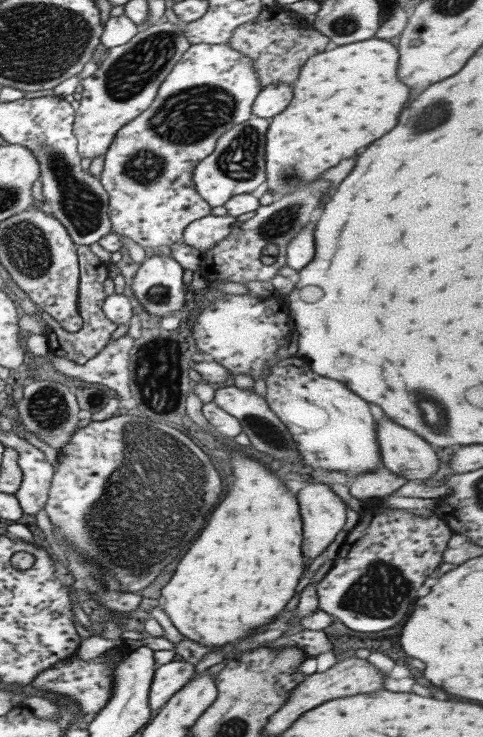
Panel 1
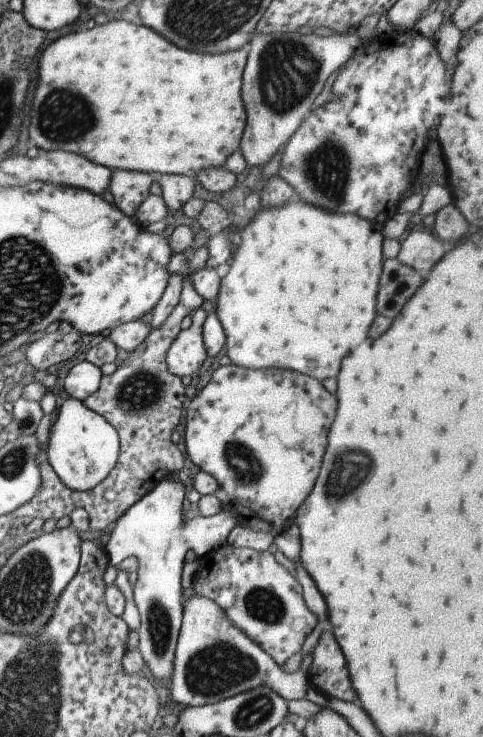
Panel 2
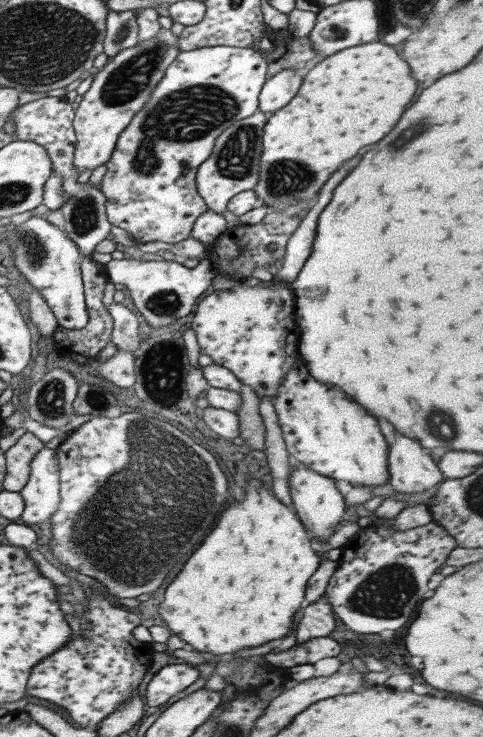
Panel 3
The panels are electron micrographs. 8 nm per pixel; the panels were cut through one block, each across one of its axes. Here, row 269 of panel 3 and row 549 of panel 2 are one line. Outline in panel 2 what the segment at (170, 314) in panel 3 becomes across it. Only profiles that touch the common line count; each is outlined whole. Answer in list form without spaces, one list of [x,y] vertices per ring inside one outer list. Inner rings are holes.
[[[164,479],[132,504],[115,521],[103,547],[112,561],[128,556],[137,560],[137,578],[132,586],[132,600],[139,613],[137,648],[149,672],[155,677],[156,686],[160,680],[167,683],[173,670],[174,650],[182,620],[179,578],[183,558],[187,552],[193,552],[198,558],[211,550],[217,550],[236,526],[235,518],[224,510],[208,517],[200,516],[187,521],[182,519],[184,486],[179,481]]]

